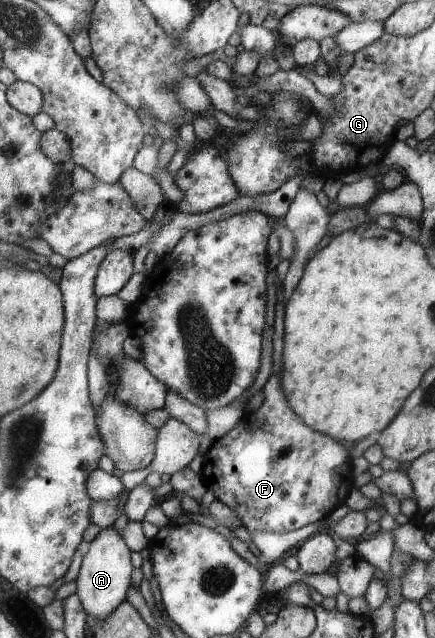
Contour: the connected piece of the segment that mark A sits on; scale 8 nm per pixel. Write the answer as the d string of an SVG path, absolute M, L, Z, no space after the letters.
M112 525L100 531L100 534L92 541L80 567L76 591L89 617L97 618L98 622L104 622L127 600L129 590L132 588L131 575L134 571L131 553L128 545Z

